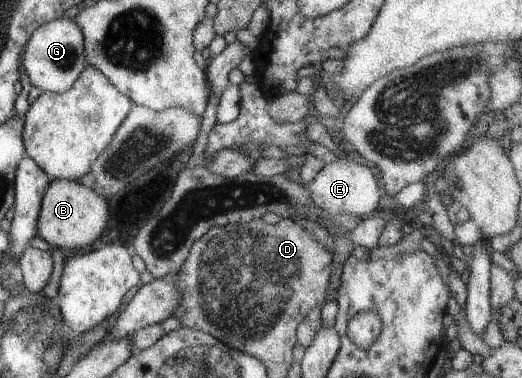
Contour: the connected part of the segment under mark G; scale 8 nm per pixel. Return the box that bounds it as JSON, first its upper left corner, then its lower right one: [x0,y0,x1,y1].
[24,17,88,93]

